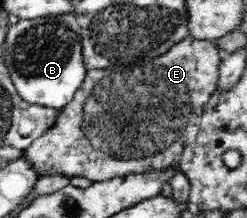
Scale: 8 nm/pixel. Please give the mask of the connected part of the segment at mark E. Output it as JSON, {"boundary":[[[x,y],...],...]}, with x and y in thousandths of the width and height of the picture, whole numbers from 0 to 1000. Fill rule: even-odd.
{"boundary":[[[761,161],[713,193],[660,257],[583,271],[522,298],[352,326],[336,394],[291,463],[239,500],[223,569],[93,693],[89,720],[130,748],[162,812],[227,803],[340,812],[377,839],[510,807],[534,789],[607,789],[672,761],[717,761],[741,688],[789,647],[810,601],[826,486],[879,413],[899,257],[862,183]]]}

